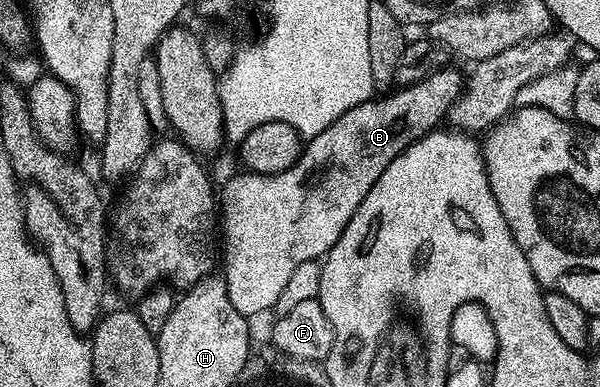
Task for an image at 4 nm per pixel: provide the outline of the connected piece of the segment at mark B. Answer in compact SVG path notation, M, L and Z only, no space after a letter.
M452 68L436 70L415 84L394 89L388 96L378 97L343 112L343 116L319 132L319 136L304 143L301 159L291 168L278 174L240 172L222 190L220 187L219 222L223 227L223 262L225 258L223 277L227 296L231 296L231 304L235 304L240 314L252 316L264 310L272 311L287 280L291 280L291 272L295 272L295 268L304 262L324 259L339 240L343 228L347 228L359 204L363 204L363 196L367 196L375 180L383 176L387 164L391 164L391 160L398 158L413 142L438 129L440 122L437 121L440 118L442 121L448 115L462 89L463 74L459 71Z

